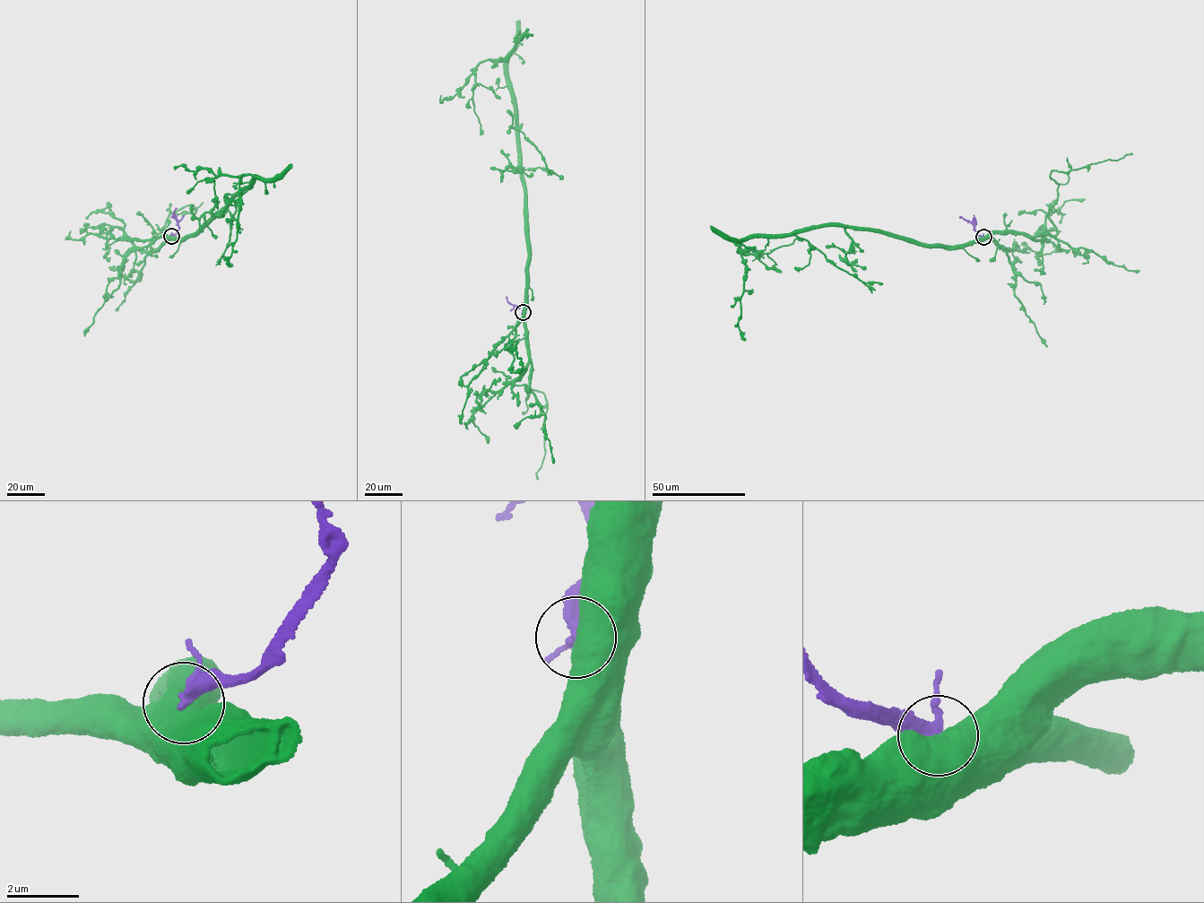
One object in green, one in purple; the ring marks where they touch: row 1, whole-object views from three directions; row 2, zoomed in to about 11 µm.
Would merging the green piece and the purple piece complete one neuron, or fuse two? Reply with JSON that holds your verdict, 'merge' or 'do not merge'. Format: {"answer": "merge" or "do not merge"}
{"answer": "do not merge"}

